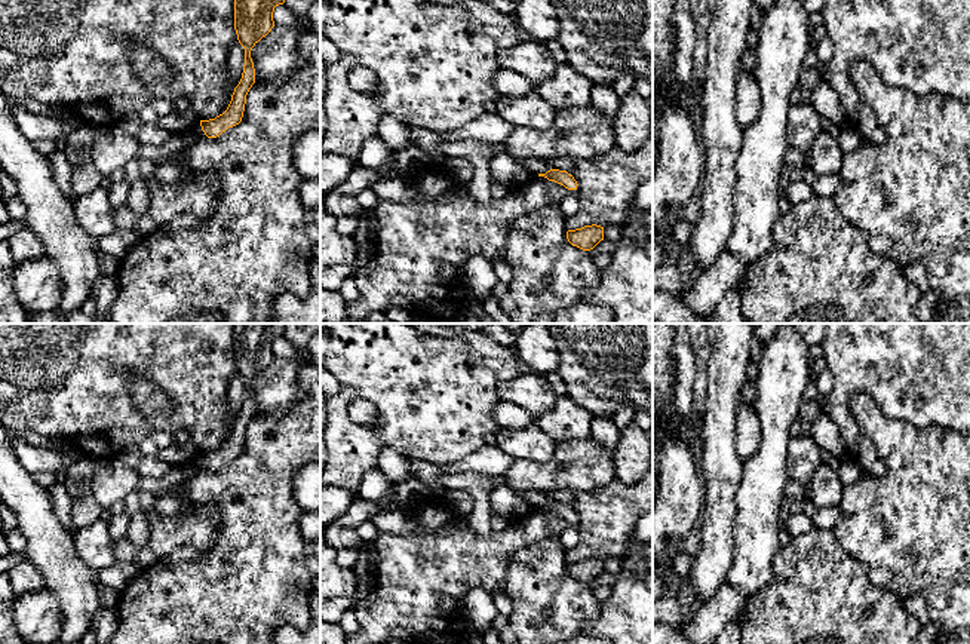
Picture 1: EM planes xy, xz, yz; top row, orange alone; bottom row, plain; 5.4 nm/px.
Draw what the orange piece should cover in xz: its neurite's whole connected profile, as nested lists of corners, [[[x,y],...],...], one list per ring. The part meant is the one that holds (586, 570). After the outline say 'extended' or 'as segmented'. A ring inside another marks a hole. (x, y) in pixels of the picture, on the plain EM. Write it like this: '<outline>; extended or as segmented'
[[[592,556],[581,561],[568,562],[567,571],[573,579],[583,583],[593,582],[601,573],[604,573],[604,559]]]; as segmented

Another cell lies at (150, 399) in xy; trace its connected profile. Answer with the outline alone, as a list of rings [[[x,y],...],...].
[[[144,377],[132,380],[131,395],[136,408],[144,415],[166,414],[172,410],[171,398],[156,384],[148,383]]]

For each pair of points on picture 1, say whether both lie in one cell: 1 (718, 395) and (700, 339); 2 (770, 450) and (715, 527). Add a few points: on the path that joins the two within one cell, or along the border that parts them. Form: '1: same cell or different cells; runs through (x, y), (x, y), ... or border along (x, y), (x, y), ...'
1: different cells; border along (709, 339), (705, 395)
2: different cells; border along (743, 466), (731, 534)

